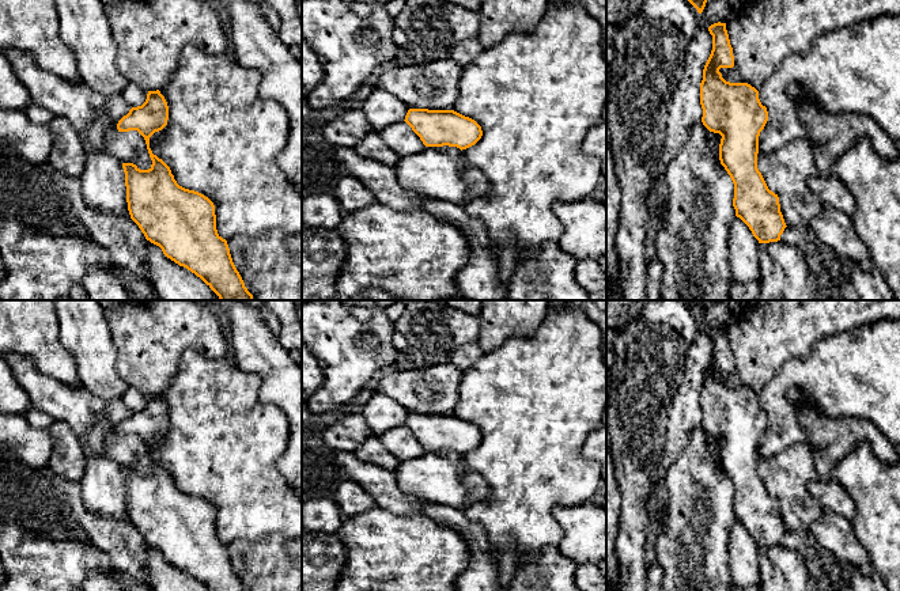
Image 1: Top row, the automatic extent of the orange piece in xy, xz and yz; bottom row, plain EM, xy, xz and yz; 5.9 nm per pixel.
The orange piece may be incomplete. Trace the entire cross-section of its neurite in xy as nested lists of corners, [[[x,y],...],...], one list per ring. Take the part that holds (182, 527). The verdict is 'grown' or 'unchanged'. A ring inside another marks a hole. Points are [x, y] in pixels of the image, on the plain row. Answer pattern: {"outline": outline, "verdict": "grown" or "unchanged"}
{"outline": [[[156,394],[148,395],[145,406],[132,412],[117,428],[118,436],[137,435],[144,442],[152,465],[148,474],[140,474],[133,467],[122,467],[131,523],[139,530],[147,545],[159,550],[167,562],[194,577],[207,590],[245,591],[232,567],[227,545],[218,538],[213,507],[198,496],[179,490],[170,471],[150,452],[150,442],[162,435],[167,424],[167,406]]], "verdict": "unchanged"}

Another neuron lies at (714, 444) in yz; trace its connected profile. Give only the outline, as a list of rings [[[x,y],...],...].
[[[711,436],[710,443],[708,443],[708,455],[710,459],[721,467],[719,465],[719,448],[721,448],[722,440],[719,437]]]

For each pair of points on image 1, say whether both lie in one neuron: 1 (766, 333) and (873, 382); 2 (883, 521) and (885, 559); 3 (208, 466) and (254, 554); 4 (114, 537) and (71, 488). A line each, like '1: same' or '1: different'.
1: different
2: same
3: different
4: same

